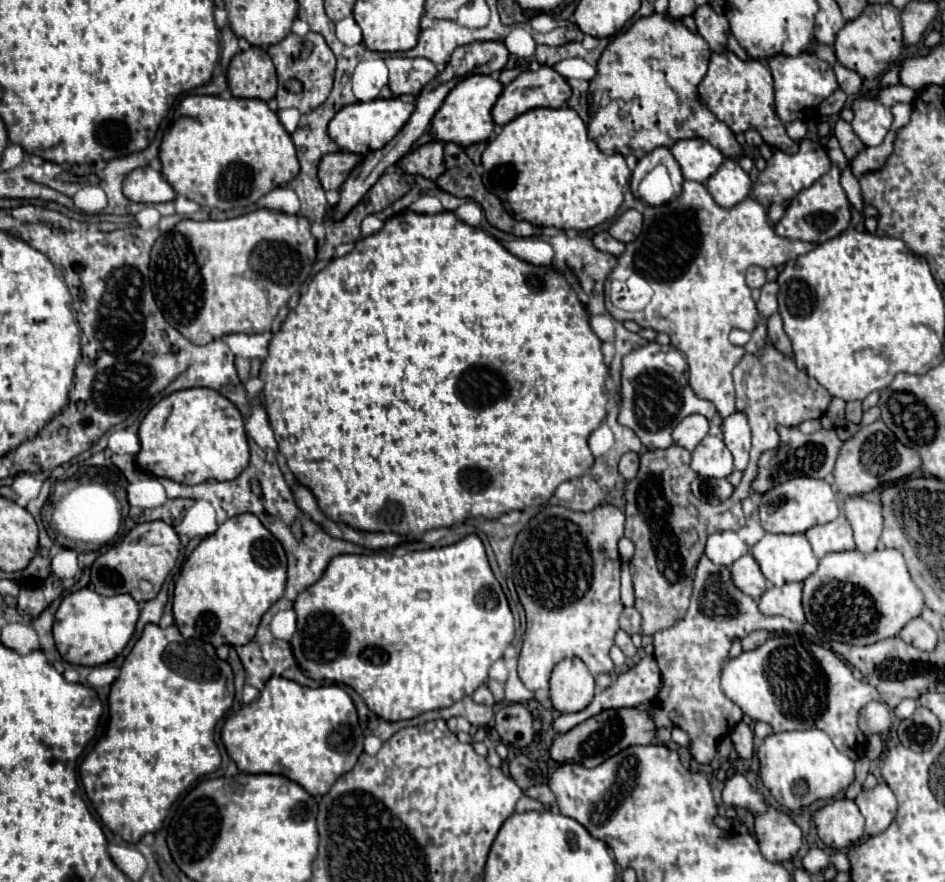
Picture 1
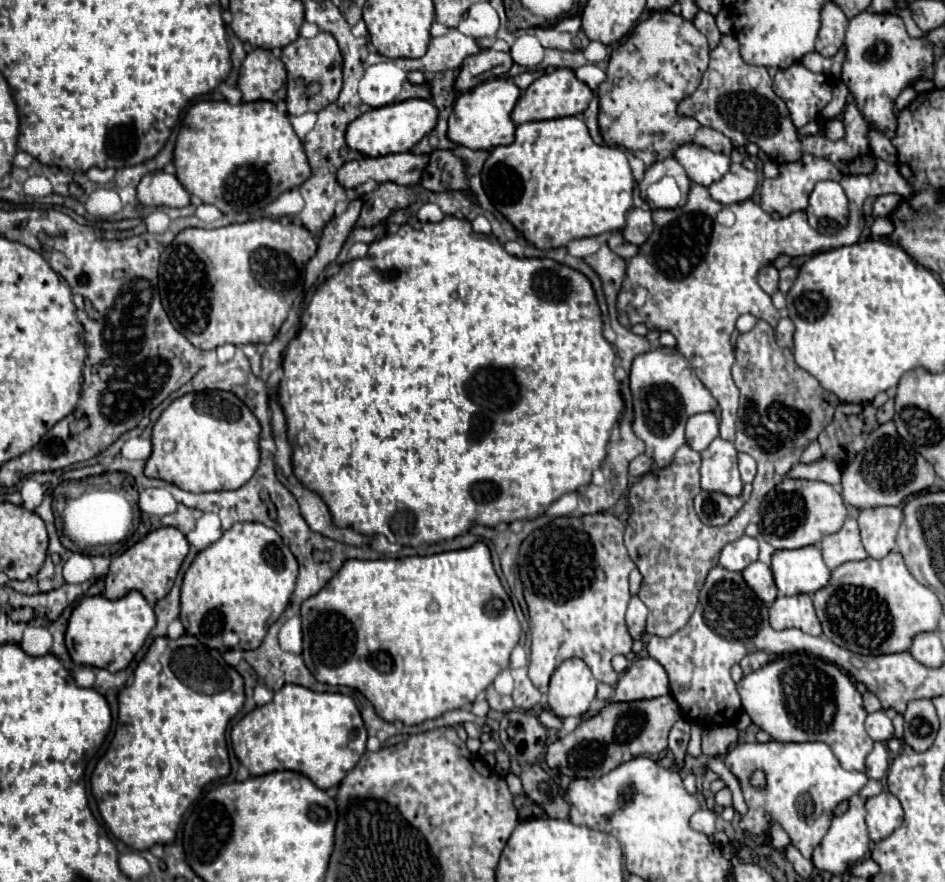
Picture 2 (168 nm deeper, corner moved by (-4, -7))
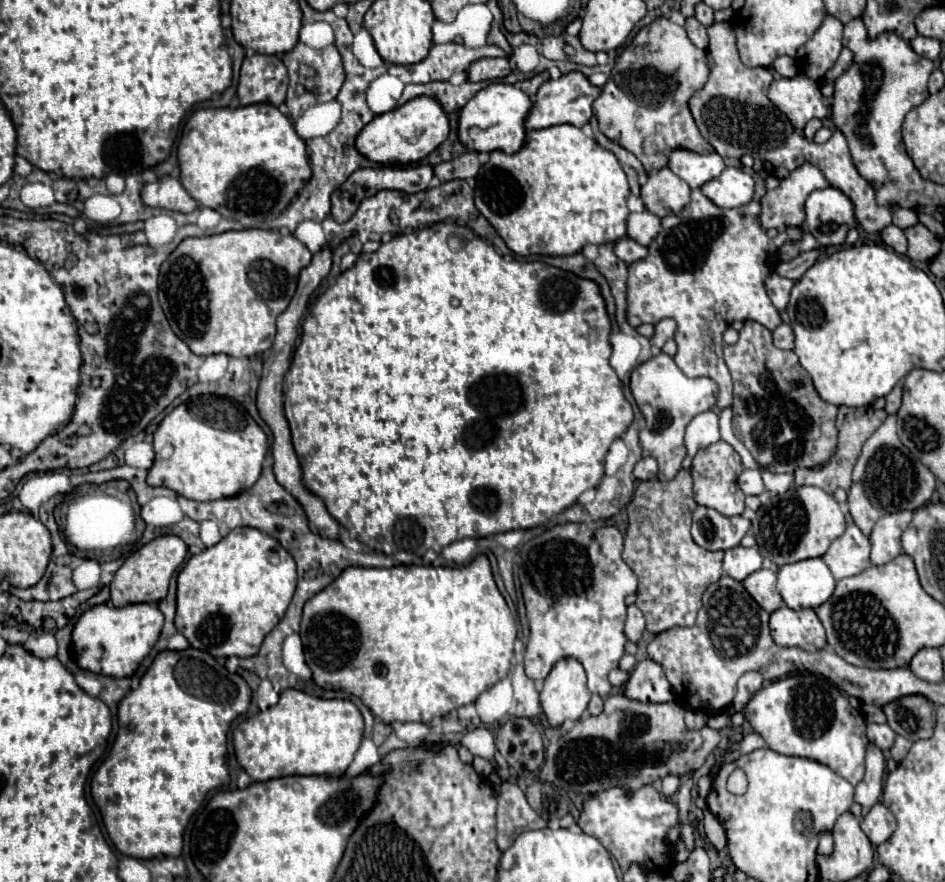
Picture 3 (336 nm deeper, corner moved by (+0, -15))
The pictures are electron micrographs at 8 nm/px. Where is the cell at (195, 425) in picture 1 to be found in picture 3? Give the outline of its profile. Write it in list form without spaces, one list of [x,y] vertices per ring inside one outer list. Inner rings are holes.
[[[212,396],[212,404],[184,402],[176,406],[170,414],[166,414],[166,418],[162,420],[154,434],[154,452],[156,460],[148,472],[150,486],[166,486],[188,500],[206,502],[236,496],[238,492],[250,488],[258,480],[264,456],[268,454],[268,438],[240,402]]]

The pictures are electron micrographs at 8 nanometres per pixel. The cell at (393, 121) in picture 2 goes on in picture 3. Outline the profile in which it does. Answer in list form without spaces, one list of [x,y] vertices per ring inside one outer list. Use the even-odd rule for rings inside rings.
[[[416,96],[406,104],[398,106],[396,110],[380,114],[370,124],[366,124],[356,138],[356,148],[362,156],[366,156],[372,162],[386,166],[408,166],[420,162],[430,152],[434,152],[448,138],[448,134],[450,134],[450,120],[442,104],[432,96]],[[414,134],[420,136],[418,142],[408,144],[408,138],[412,138]]]

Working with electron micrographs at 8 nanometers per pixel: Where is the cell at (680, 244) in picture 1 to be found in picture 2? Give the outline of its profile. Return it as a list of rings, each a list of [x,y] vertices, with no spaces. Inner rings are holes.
[[[874,156],[874,164],[876,166],[870,176],[848,174],[840,180],[850,202],[850,222],[836,236],[822,236],[812,230],[806,222],[806,212],[792,212],[786,218],[774,220],[752,200],[730,206],[736,216],[736,224],[726,228],[716,220],[716,214],[724,206],[712,200],[708,188],[700,184],[692,184],[684,206],[652,212],[654,232],[646,244],[640,246],[638,254],[628,260],[626,278],[616,300],[618,322],[626,328],[644,324],[648,330],[670,332],[676,338],[676,348],[688,358],[696,376],[720,406],[720,438],[734,442],[736,434],[734,424],[738,412],[738,388],[732,380],[734,352],[730,346],[736,320],[742,314],[752,314],[760,320],[766,320],[772,328],[780,320],[772,300],[766,298],[764,290],[756,282],[758,270],[772,264],[780,254],[800,258],[842,248],[846,244],[856,244],[864,232],[862,202],[868,196],[912,196],[910,184],[900,176],[894,164],[878,156]],[[638,284],[648,290],[648,300],[642,308],[630,308],[630,290]]]

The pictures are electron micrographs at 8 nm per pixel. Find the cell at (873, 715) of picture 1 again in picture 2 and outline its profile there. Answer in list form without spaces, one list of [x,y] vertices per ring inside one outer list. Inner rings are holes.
[[[878,710],[878,712],[868,714],[868,718],[866,718],[866,732],[868,732],[868,736],[872,740],[888,742],[894,736],[894,726],[892,726],[892,720],[886,716],[886,712]]]

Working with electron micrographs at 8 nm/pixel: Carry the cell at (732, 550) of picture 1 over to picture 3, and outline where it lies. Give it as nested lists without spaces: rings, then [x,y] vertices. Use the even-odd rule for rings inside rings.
[[[736,546],[724,552],[724,572],[734,580],[744,580],[762,568],[762,556],[756,548]]]

